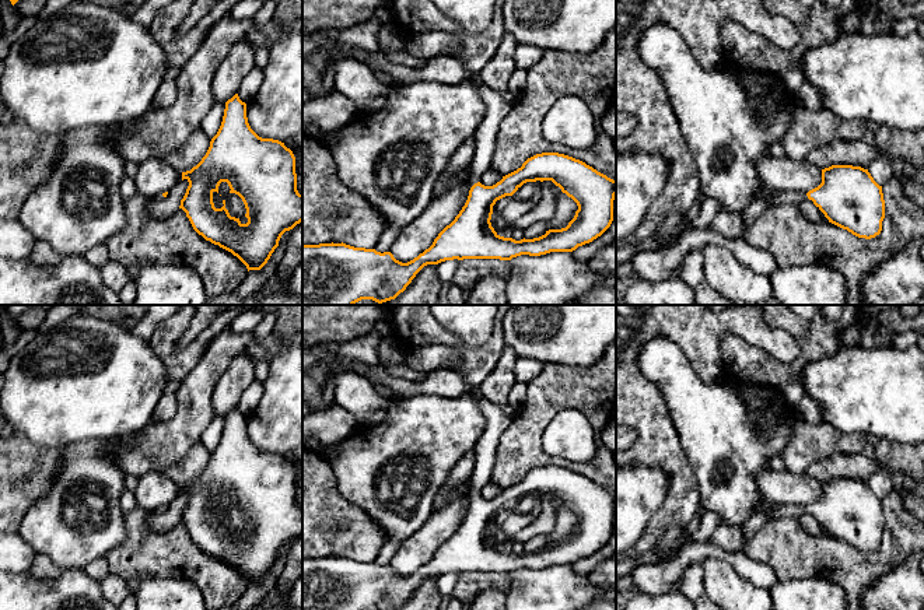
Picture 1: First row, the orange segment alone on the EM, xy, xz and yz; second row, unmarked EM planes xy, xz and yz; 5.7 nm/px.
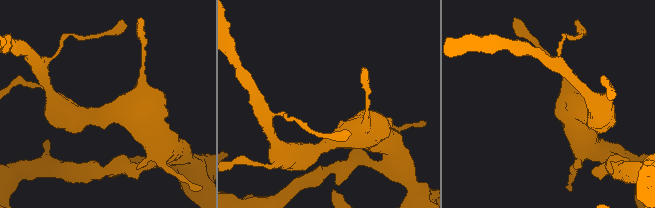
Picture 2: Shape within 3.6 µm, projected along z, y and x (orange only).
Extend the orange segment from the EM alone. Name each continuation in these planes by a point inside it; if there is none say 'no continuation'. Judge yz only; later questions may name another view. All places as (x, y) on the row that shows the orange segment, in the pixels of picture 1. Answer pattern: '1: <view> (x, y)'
1: yz (763, 192)

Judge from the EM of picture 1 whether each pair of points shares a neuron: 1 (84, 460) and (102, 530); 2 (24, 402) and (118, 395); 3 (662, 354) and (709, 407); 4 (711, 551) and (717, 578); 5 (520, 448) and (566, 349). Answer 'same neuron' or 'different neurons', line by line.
1: same neuron
2: same neuron
3: same neuron
4: different neurons
5: different neurons

